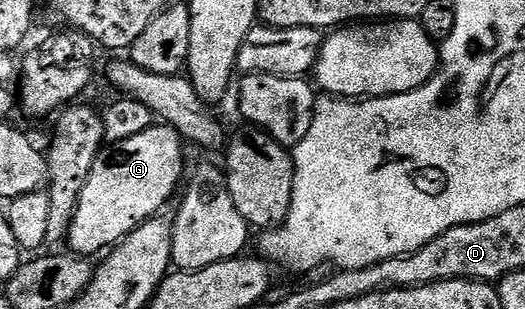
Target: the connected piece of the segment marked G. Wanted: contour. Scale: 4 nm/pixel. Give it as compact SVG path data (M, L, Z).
M154 124L146 128L146 132L138 132L138 136L130 136L130 140L105 145L94 160L94 168L86 180L86 188L82 188L72 227L66 235L67 249L73 254L93 256L92 254L106 249L107 246L115 247L123 242L129 232L138 229L147 218L157 217L163 211L160 209L171 200L172 193L181 189L182 179L185 177L184 149L186 143L179 132L173 126L163 124Z

